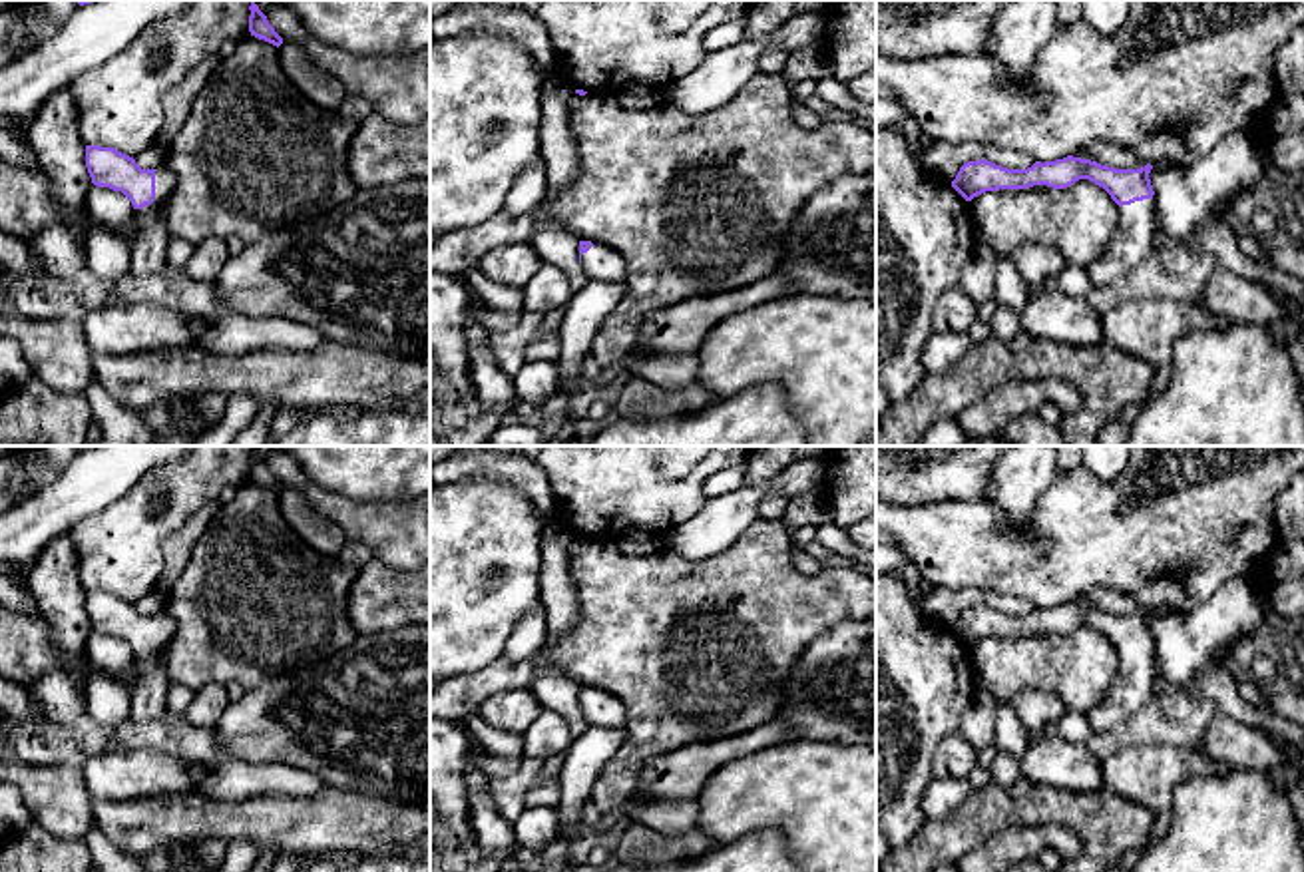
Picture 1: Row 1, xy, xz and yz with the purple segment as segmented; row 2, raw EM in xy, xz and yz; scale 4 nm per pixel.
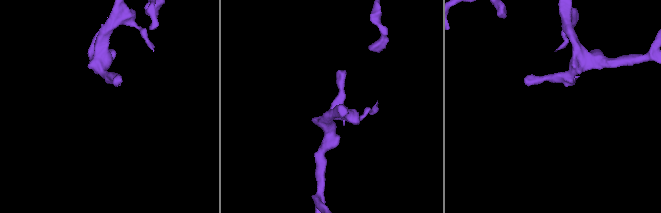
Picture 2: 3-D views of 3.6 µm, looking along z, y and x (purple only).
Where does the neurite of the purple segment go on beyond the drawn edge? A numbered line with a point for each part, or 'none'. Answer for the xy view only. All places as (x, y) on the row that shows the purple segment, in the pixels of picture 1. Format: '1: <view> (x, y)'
1: xy (148, 251)

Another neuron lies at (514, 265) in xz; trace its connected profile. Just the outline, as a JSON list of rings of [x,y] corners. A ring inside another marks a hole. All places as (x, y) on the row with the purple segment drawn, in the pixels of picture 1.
[[[518,243],[486,253],[480,259],[478,269],[496,283],[524,289],[540,271],[542,263],[543,261],[534,251],[532,243]]]

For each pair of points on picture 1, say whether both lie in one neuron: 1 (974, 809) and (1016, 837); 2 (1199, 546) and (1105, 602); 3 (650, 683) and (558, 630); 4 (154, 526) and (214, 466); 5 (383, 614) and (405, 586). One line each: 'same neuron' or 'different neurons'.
1: different neurons
2: different neurons
3: different neurons
4: same neuron
5: same neuron

